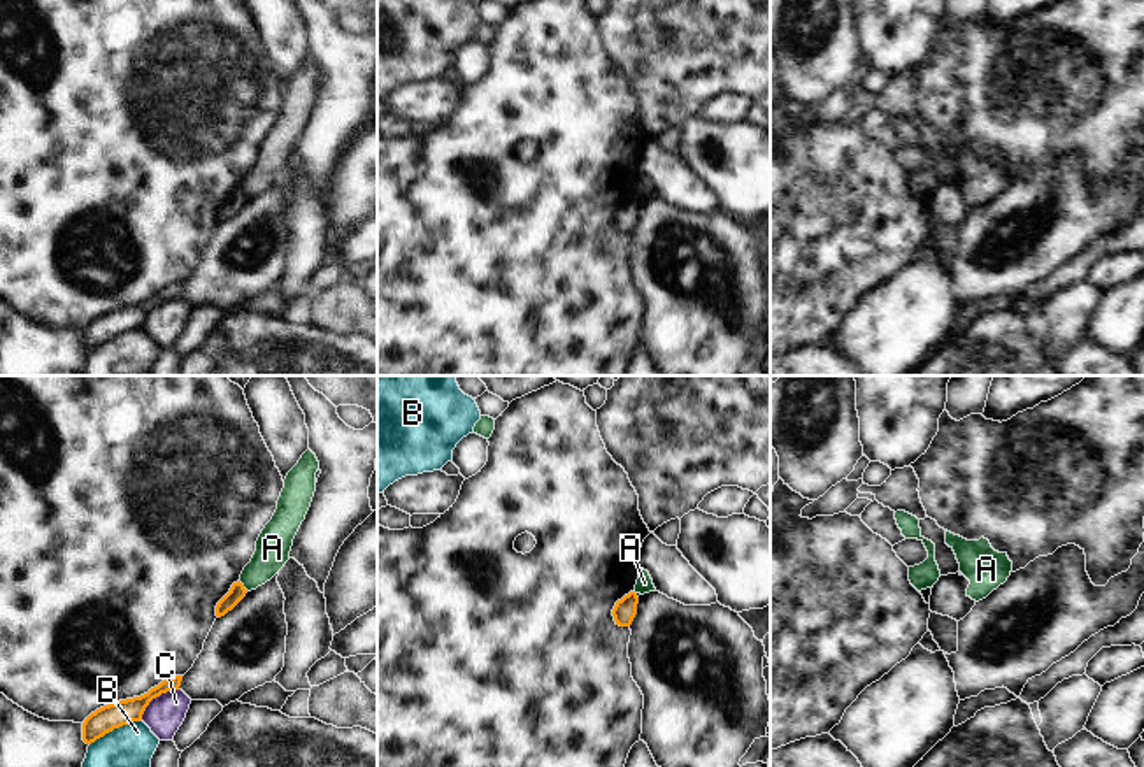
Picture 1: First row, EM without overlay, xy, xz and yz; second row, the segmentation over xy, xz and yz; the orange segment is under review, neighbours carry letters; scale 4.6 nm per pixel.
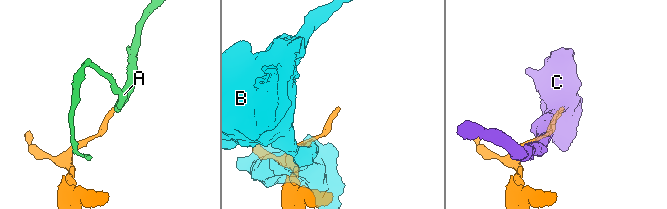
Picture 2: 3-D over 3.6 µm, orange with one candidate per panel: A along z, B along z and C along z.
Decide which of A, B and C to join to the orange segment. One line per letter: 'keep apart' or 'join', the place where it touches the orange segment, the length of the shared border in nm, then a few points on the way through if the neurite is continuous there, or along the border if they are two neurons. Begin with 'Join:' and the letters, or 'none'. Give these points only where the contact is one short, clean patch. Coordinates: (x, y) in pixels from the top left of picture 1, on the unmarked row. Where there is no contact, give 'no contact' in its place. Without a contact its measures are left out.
Join: none
A: keep apart; meets orange in xy at (243, 193); contact 60 nm long; border along xy (239, 188), (248, 197)
B: keep apart; meets orange in xy at (114, 334); contact 260 nm long
C: keep apart; meets orange in xy at (155, 304); contact 240 nm long; border along xy (178, 295), (157, 302), (139, 327)

